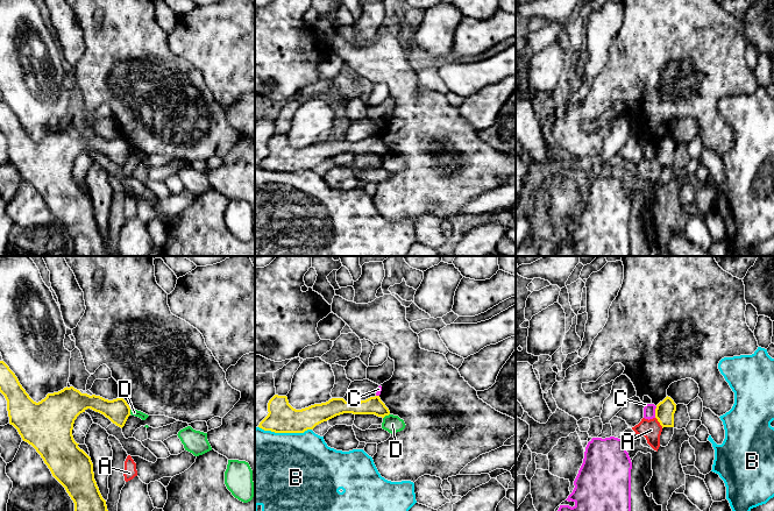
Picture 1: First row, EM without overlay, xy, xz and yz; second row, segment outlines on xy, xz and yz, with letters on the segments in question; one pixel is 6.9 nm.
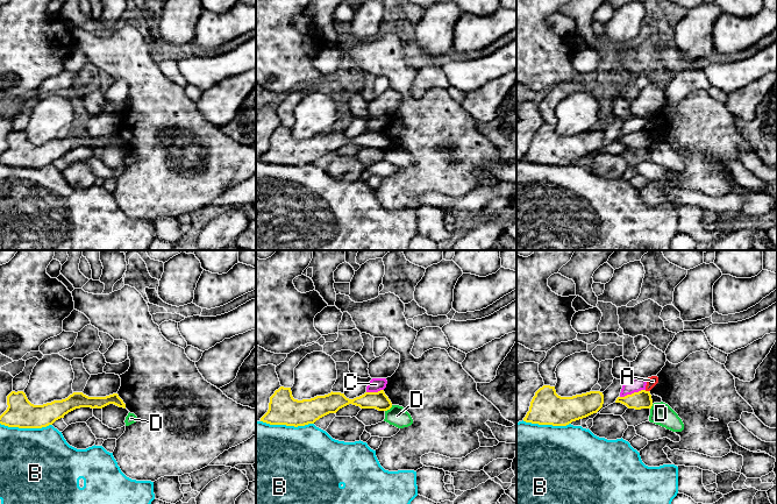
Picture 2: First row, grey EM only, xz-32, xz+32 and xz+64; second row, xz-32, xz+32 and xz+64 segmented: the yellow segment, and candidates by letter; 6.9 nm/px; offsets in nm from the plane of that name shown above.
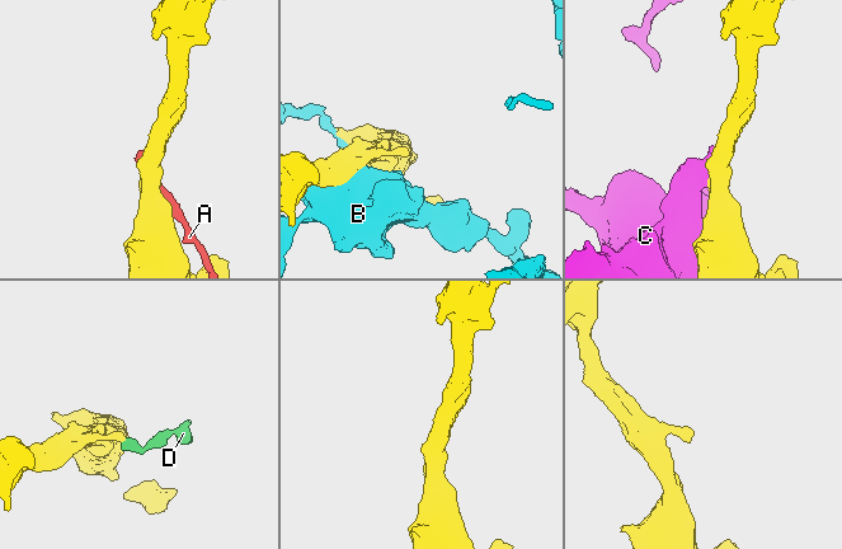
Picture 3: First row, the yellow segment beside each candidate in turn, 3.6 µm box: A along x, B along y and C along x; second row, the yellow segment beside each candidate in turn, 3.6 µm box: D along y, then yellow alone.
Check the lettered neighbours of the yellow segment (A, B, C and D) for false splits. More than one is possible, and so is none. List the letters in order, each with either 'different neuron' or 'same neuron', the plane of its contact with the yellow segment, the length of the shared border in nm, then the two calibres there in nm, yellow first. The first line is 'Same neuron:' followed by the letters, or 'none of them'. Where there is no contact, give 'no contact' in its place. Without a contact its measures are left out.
Same neuron: none of them
A: different neuron | yz | 90 nm | 130/140 nm
B: different neuron | xz | 360 nm | 200/500 nm
C: different neuron | yz | 80 nm | 130/80 nm
D: different neuron | xz | 60 nm | 120/120 nm

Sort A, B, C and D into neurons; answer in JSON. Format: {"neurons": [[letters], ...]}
{"neurons": [["A"], ["B"], ["C"], ["D"]]}

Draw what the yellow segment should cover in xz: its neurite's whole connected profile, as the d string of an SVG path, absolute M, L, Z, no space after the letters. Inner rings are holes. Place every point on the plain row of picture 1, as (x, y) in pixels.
M275 134L268 142L268 151L258 166L275 172L304 172L343 152L375 154L382 157L390 154L379 135L358 142L348 142L343 137L332 137L326 142L296 149L289 143L286 135Z

